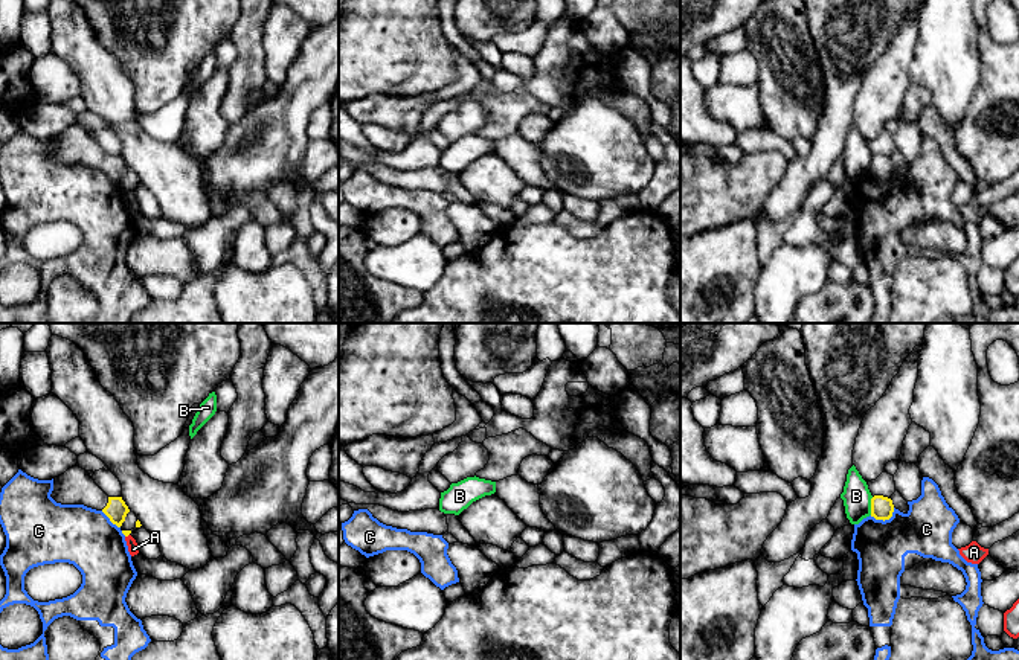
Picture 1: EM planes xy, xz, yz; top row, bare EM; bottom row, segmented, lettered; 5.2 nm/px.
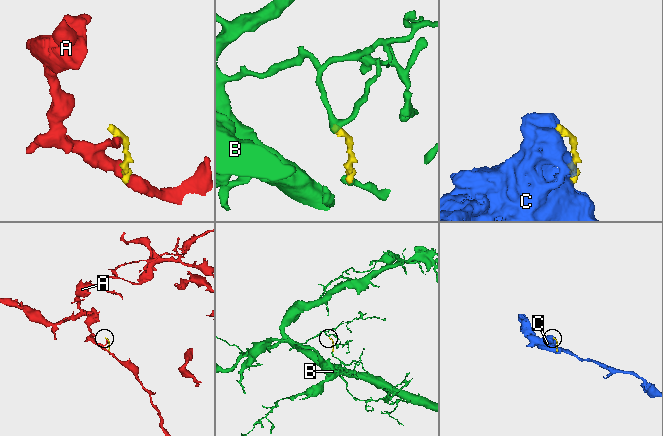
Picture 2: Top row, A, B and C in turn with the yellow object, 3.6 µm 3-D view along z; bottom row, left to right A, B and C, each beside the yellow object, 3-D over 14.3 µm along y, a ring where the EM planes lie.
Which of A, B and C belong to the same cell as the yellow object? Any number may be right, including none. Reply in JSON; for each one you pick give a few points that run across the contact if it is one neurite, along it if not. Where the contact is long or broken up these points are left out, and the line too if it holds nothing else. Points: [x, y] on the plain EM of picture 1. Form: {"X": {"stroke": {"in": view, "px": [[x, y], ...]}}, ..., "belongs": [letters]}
{"belongs": []}

